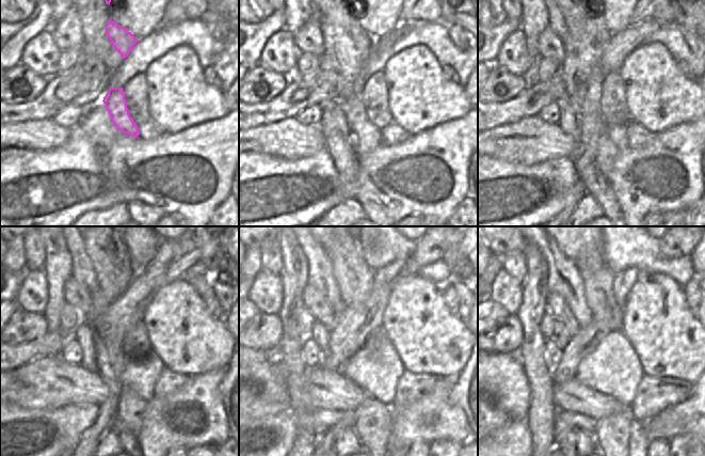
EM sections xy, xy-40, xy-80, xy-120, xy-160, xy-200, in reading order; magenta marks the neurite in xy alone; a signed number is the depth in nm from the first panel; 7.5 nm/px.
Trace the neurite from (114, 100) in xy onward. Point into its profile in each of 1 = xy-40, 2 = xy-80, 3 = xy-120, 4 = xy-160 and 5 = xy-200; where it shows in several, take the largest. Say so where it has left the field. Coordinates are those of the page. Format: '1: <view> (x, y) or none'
1: xy-40 (365, 137)
2: xy-80 (593, 138)
3: xy-120 (111, 360)
4: xy-160 (372, 419)
5: xy-200 (612, 434)

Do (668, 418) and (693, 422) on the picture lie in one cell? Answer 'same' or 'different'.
different

